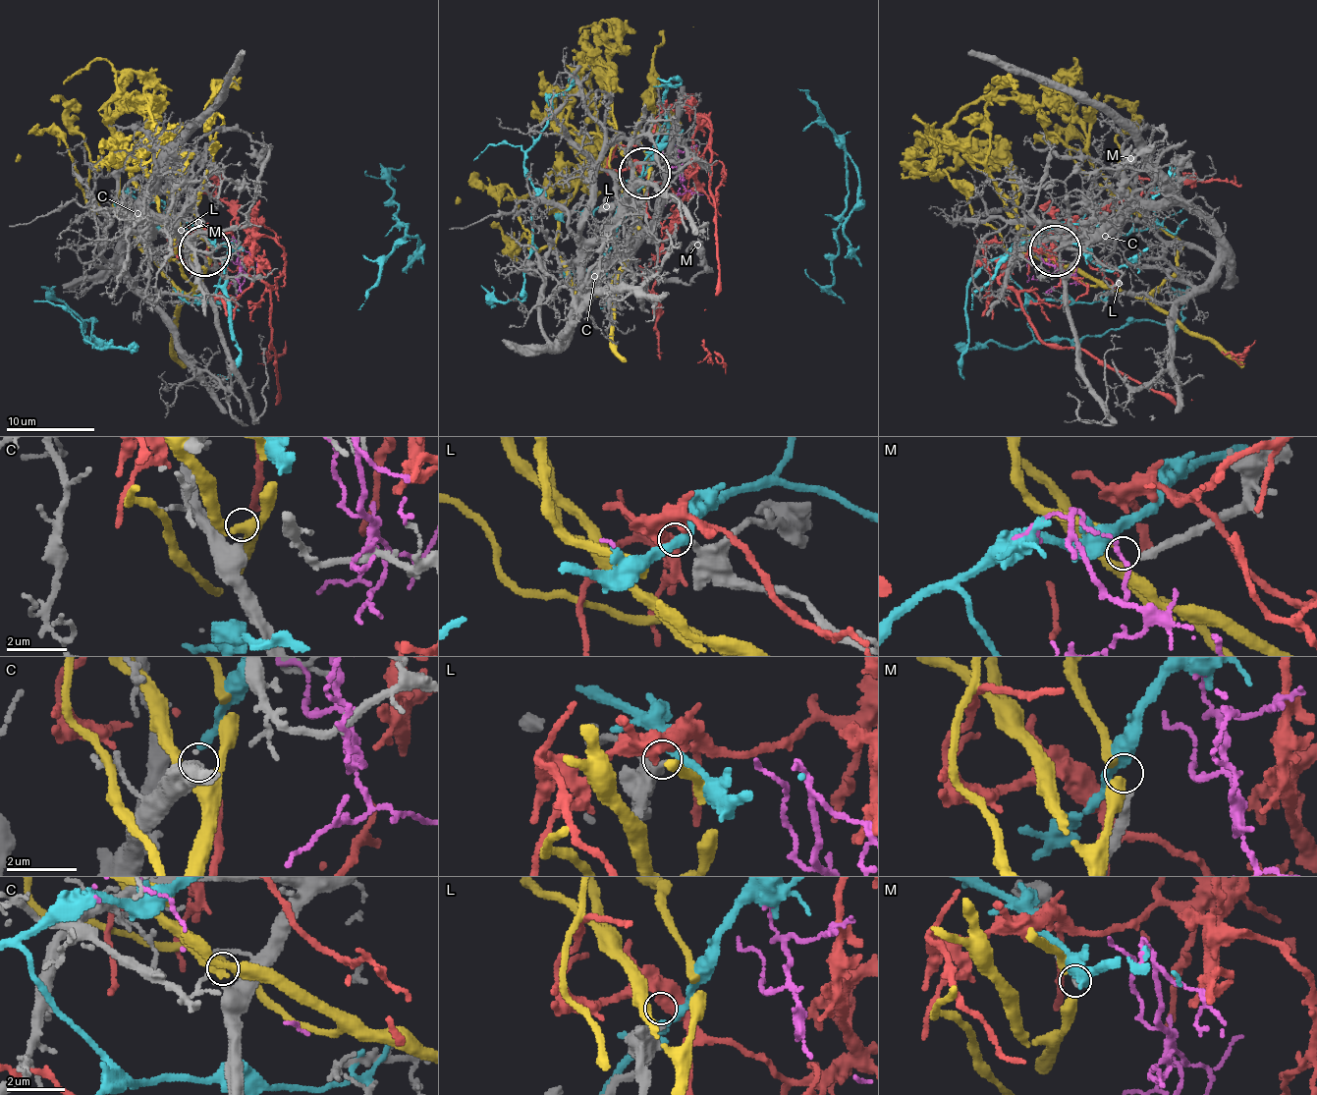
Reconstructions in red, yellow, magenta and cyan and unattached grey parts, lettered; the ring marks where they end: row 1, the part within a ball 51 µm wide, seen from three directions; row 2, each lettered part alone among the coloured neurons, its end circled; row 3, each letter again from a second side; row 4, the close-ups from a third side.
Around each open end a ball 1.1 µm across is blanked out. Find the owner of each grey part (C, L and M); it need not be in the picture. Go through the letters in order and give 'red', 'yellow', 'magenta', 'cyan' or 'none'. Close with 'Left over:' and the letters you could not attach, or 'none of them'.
C: none
L: none
M: none
Left over: C, L, M

